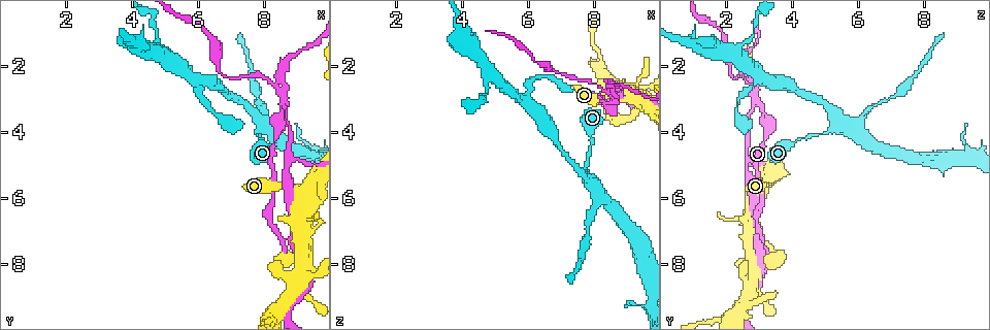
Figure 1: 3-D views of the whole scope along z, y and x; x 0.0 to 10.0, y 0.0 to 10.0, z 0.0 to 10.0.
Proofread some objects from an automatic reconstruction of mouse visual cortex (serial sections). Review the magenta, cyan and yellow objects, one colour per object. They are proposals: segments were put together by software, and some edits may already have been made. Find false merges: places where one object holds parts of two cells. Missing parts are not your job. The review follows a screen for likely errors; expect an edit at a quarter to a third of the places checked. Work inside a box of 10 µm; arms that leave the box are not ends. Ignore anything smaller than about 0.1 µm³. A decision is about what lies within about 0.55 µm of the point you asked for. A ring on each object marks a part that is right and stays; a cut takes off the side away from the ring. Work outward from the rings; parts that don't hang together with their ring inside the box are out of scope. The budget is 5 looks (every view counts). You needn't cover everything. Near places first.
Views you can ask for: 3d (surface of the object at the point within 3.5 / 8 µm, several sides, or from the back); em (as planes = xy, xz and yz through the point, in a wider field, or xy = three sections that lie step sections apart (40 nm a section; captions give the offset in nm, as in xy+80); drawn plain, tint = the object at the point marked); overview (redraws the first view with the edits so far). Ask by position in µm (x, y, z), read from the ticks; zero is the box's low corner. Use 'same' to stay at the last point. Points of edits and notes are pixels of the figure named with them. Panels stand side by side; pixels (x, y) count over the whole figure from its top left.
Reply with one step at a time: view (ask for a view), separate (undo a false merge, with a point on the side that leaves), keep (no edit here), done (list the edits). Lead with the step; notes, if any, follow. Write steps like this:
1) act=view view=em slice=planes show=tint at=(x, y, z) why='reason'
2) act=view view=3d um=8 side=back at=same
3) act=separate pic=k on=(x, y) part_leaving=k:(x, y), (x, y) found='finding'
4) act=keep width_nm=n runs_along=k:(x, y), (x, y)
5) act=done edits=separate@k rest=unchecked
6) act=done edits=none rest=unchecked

act=view view=3d um=3.5 at=(8.60, 3.15, 2.95) why='sudden change in width'

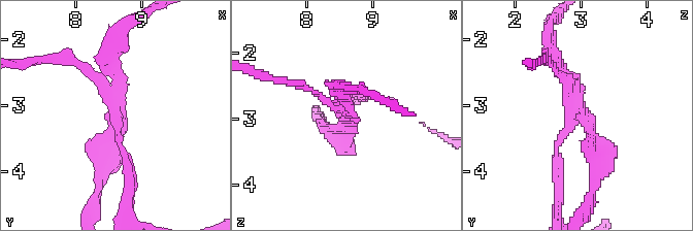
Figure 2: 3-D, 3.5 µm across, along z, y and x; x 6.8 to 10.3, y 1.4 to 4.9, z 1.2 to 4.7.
act=separate pic=2 on=(68, 60) arms=4 arm_widths_nm=100,150,150,250 part_leaving=2:(117, 118), (129, 209) found='a second cell is stuck on'

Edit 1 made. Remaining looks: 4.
act=view view=3d um=8 side=back at=(7.95, 3.75, 5.50) why='calibre changes'

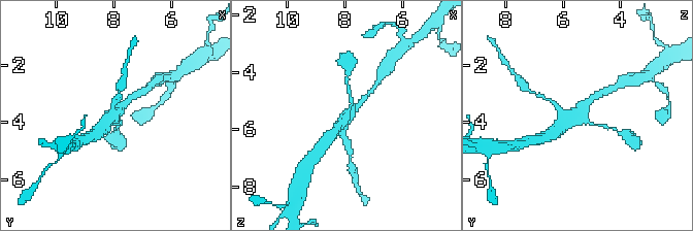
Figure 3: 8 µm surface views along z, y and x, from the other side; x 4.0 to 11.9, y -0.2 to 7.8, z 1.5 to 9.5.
act=view view=em slice=xy step=3 show=tint at=same arms=4 arm_widths_nm=100,200,250,400 why='now the EM'

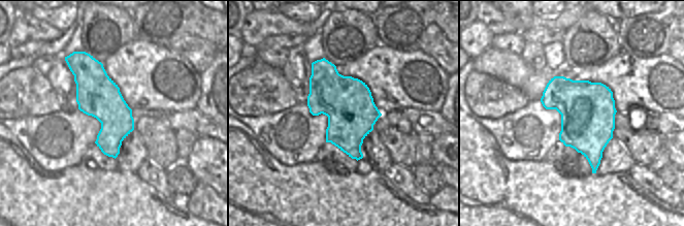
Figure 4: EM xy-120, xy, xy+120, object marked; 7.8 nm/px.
act=keep width_nm=380 runs_along=3:(117, 125), (116, 112), (133, 96) found='all the same cell'

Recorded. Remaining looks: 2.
act=done edits=separate@2 rest=unchecked

